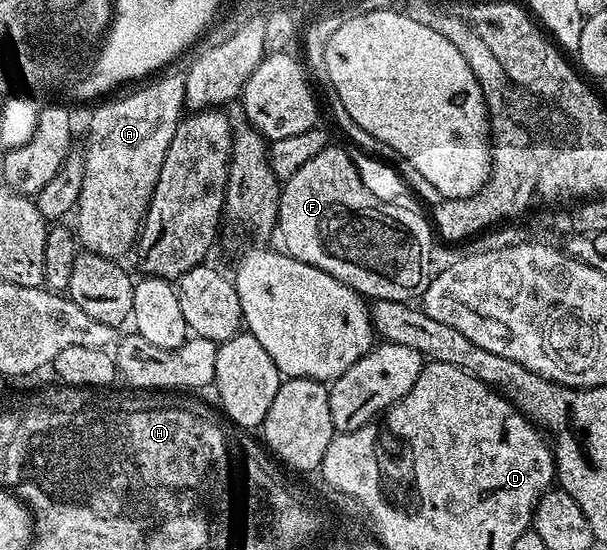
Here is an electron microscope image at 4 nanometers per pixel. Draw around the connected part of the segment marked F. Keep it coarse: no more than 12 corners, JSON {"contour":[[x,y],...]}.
{"contour":[[330,146],[280,185],[280,247],[374,300],[418,299],[425,216]]}

